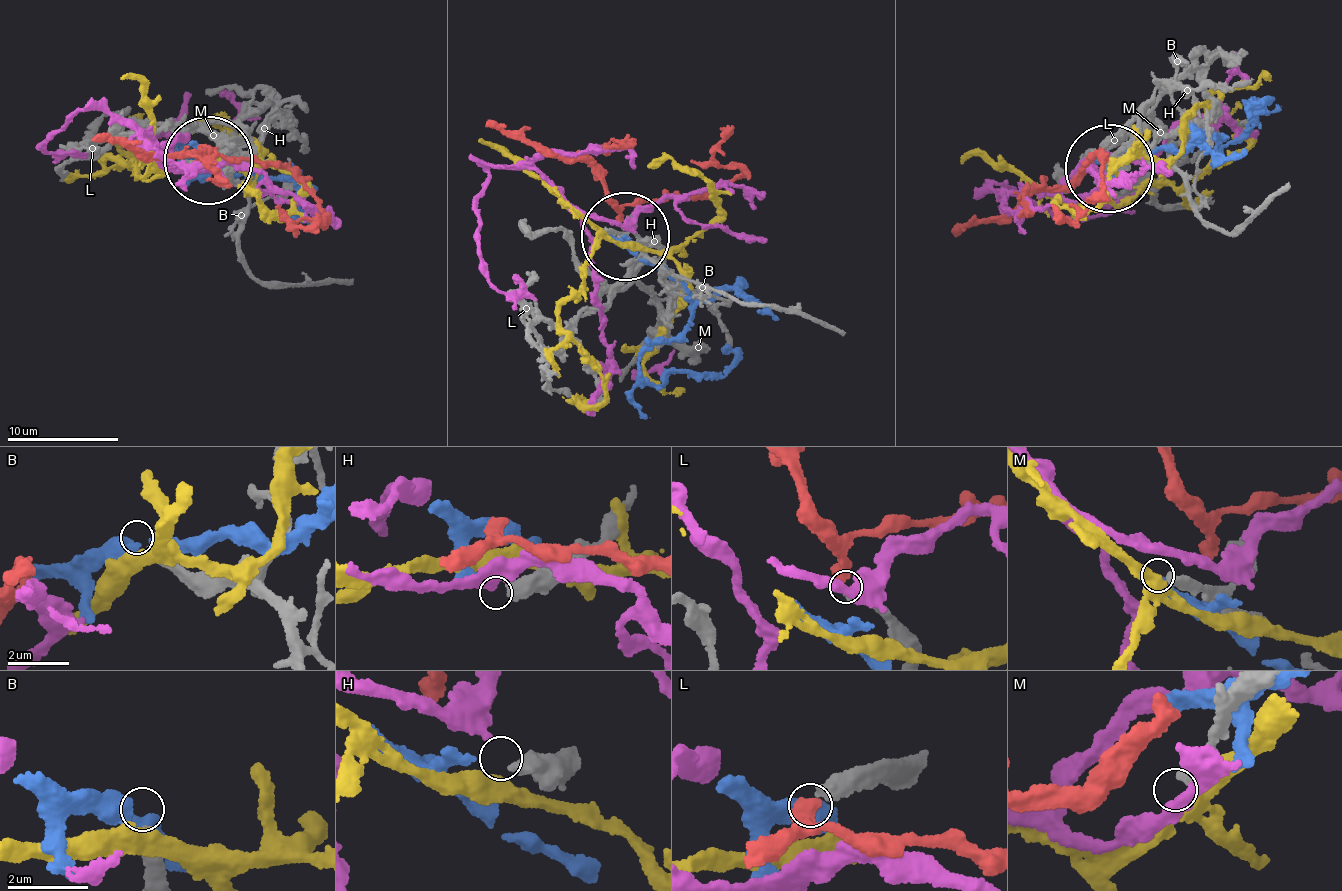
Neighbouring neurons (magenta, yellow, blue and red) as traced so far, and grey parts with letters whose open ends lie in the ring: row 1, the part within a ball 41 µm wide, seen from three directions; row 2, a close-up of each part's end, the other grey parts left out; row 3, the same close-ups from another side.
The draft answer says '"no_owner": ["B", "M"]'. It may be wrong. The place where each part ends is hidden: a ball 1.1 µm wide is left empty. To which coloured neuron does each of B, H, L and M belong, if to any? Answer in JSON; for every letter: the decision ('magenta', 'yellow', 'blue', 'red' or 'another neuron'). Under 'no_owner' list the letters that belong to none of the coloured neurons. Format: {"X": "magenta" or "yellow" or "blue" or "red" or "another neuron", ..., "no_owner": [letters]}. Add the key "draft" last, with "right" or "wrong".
{"B": "another neuron", "H": "magenta", "L": "red", "M": "another neuron", "no_owner": ["B", "M"], "draft": "right"}

